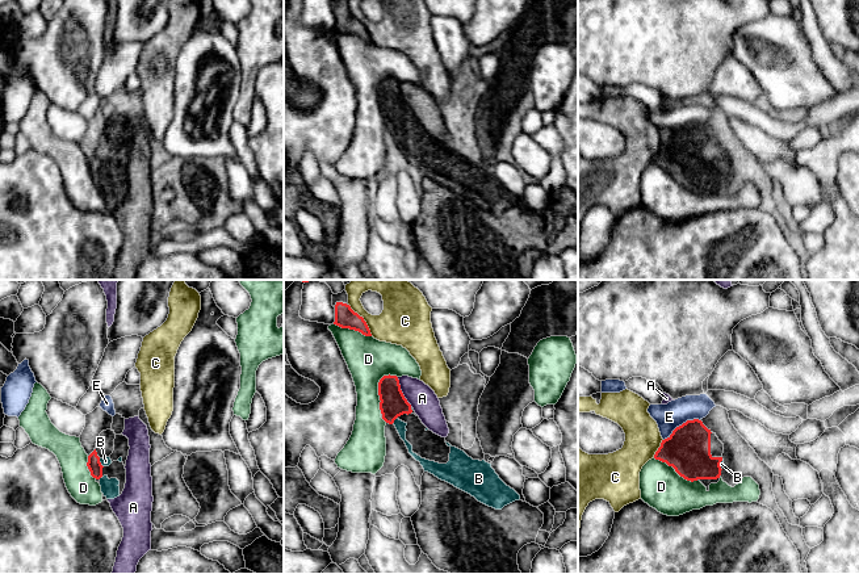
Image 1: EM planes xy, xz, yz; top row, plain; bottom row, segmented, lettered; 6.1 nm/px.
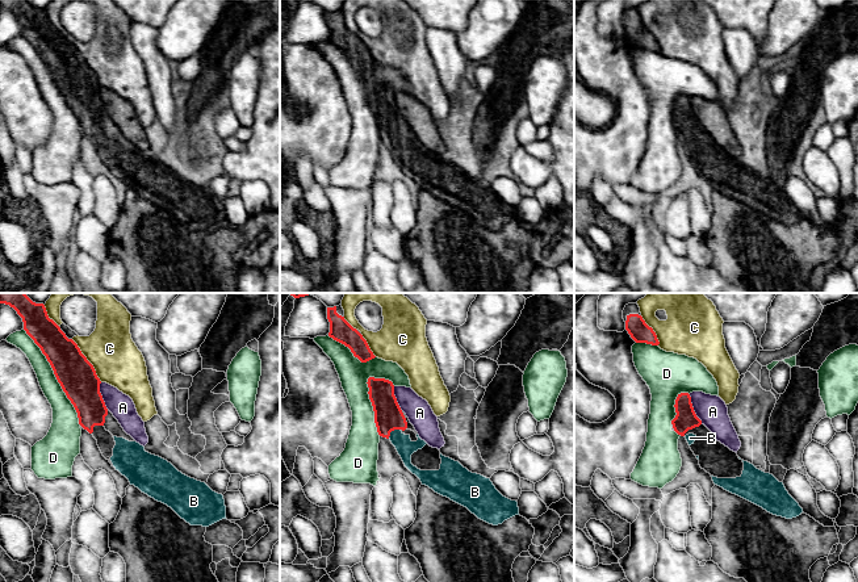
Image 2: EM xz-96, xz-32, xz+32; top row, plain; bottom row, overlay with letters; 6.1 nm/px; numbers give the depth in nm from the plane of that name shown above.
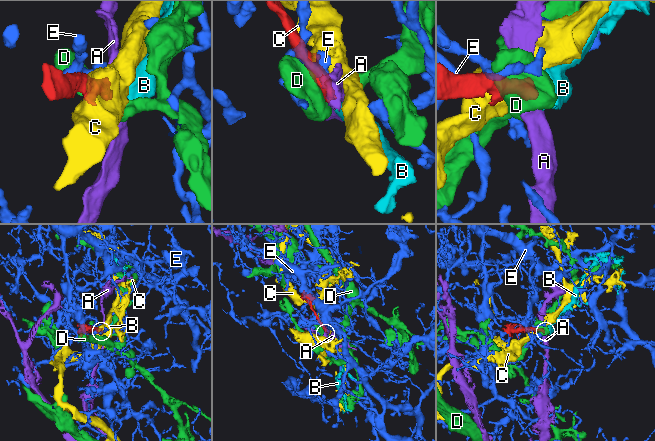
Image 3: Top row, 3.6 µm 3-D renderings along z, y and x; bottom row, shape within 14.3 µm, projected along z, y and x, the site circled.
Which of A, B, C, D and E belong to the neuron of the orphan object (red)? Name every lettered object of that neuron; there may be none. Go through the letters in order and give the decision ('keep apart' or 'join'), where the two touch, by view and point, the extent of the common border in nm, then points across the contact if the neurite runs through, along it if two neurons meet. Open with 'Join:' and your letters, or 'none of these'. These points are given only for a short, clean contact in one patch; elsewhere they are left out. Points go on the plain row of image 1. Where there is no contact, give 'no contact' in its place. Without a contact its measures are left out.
Join: B
A: keep apart; contact xz (401, 97); length 200 nm; border xz (397, 83), (401, 97), (411, 112)
B: join; contact xz (394, 125); length 50 nm; way xz (393, 109), (394, 125), (401, 132)
C: keep apart; contact xz (363, 25); length 240 nm
D: keep apart; contact xz (378, 95); length 260 nm
E: keep apart; contact yz (682, 130); length 260 nm

